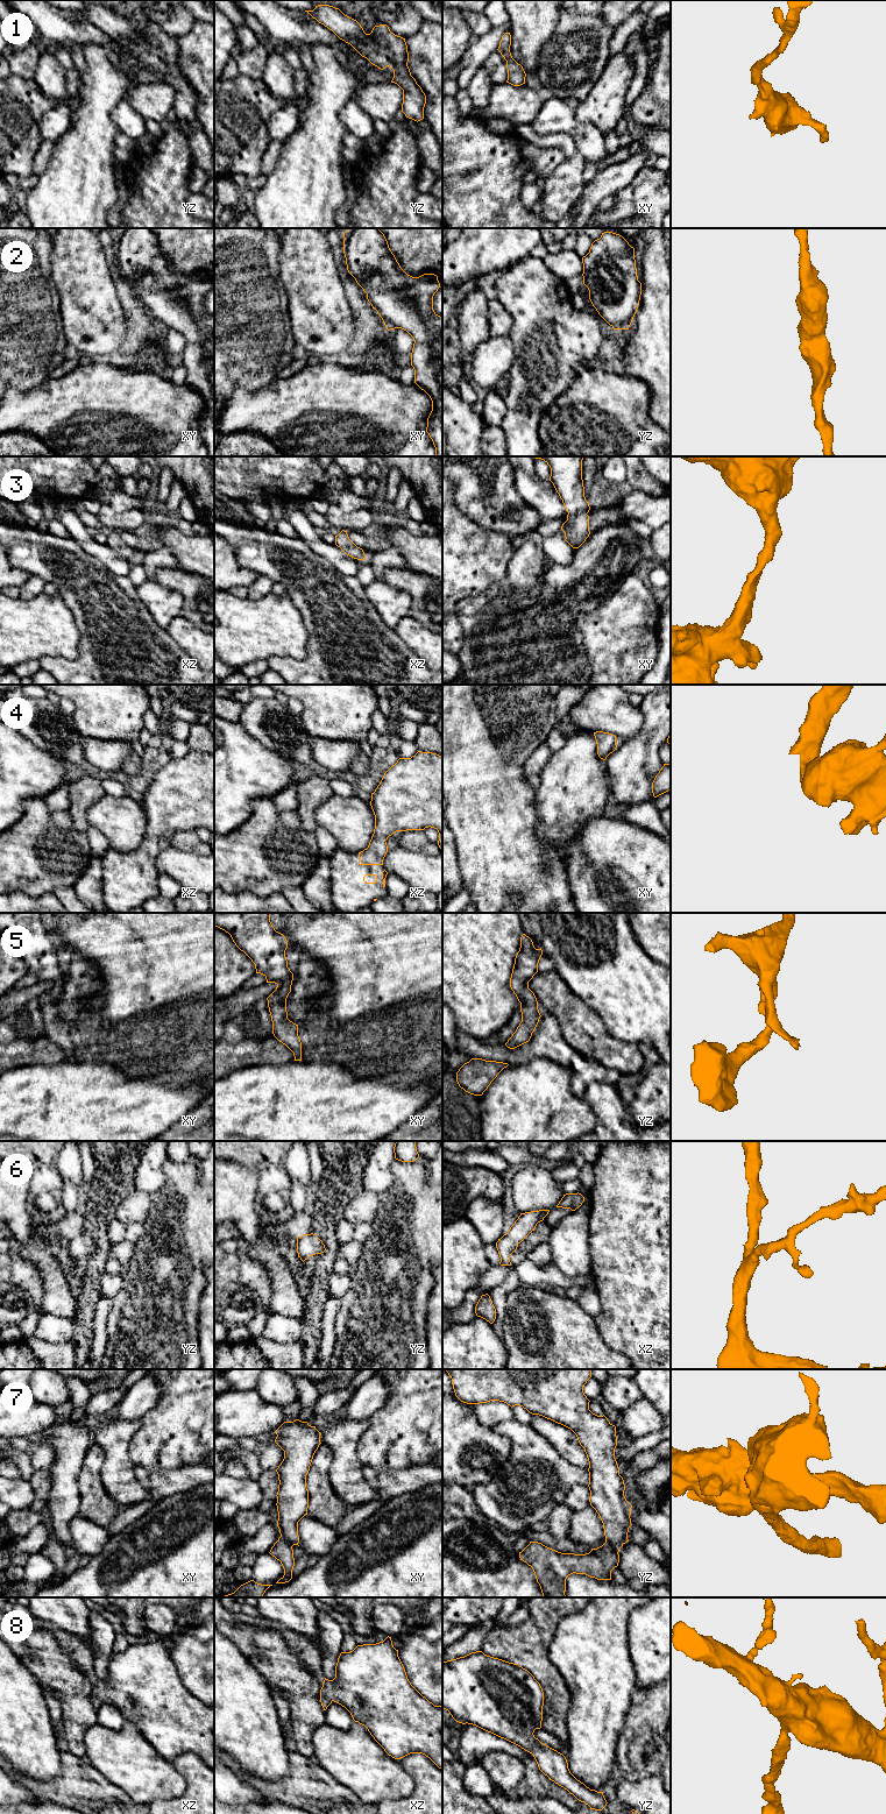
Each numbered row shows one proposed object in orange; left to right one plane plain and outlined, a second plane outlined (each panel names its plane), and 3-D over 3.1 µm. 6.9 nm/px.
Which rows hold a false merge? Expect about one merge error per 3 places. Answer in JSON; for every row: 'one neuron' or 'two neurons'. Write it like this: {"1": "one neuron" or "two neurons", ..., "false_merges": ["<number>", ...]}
{"1": "one neuron", "2": "one neuron", "3": "one neuron", "4": "one neuron", "5": "one neuron", "6": "one neuron", "7": "two neurons", "8": "one neuron", "false_merges": ["7"]}

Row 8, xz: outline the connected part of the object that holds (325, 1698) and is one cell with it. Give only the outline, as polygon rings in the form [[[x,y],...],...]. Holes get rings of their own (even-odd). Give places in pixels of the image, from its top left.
[[[391,1637],[340,1653],[335,1678],[325,1678],[320,1689],[324,1710],[333,1701],[345,1707],[355,1722],[364,1726],[392,1758],[423,1753],[442,1770],[442,1706],[434,1706],[411,1685]]]

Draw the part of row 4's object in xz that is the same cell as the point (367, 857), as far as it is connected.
[[[418,751],[411,758],[399,758],[383,775],[371,793],[375,829],[369,845],[359,852],[360,865],[383,865],[388,852],[387,839],[396,831],[434,828],[439,832],[438,845],[442,852],[442,757]]]

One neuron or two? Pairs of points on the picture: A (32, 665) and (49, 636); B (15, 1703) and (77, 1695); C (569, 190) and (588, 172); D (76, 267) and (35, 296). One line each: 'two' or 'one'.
A: two
B: two
C: two
D: two

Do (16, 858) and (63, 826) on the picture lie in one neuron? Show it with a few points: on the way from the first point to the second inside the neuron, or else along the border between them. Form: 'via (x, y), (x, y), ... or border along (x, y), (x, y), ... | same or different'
via (28, 850), (34, 844), (44, 844), (51, 837) | same

